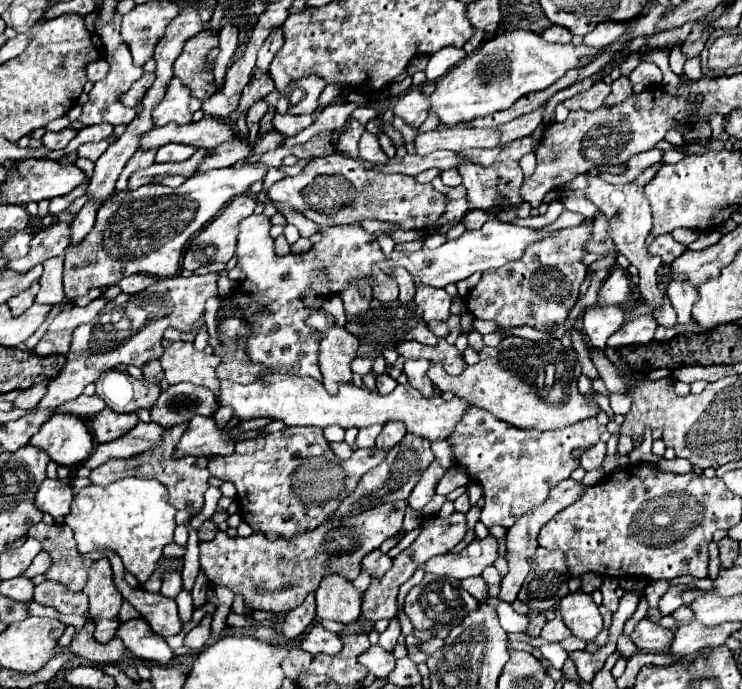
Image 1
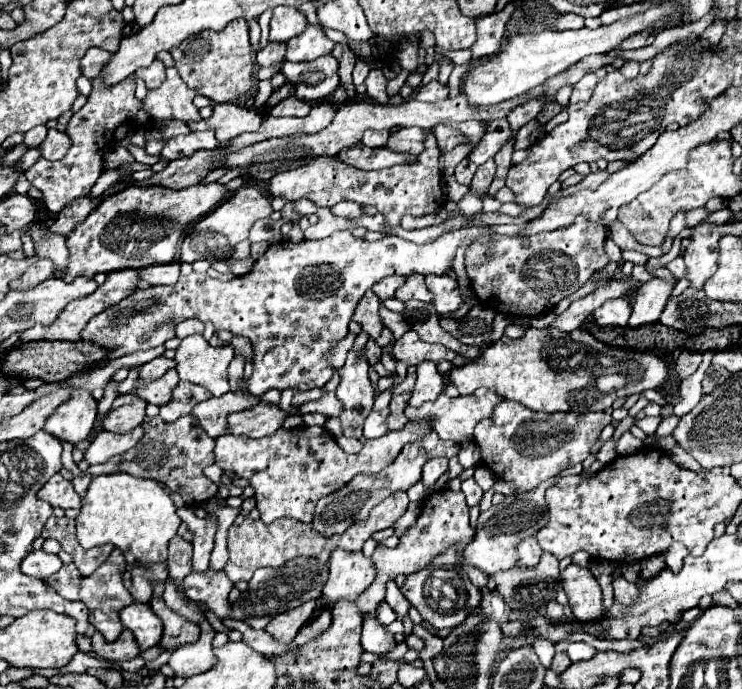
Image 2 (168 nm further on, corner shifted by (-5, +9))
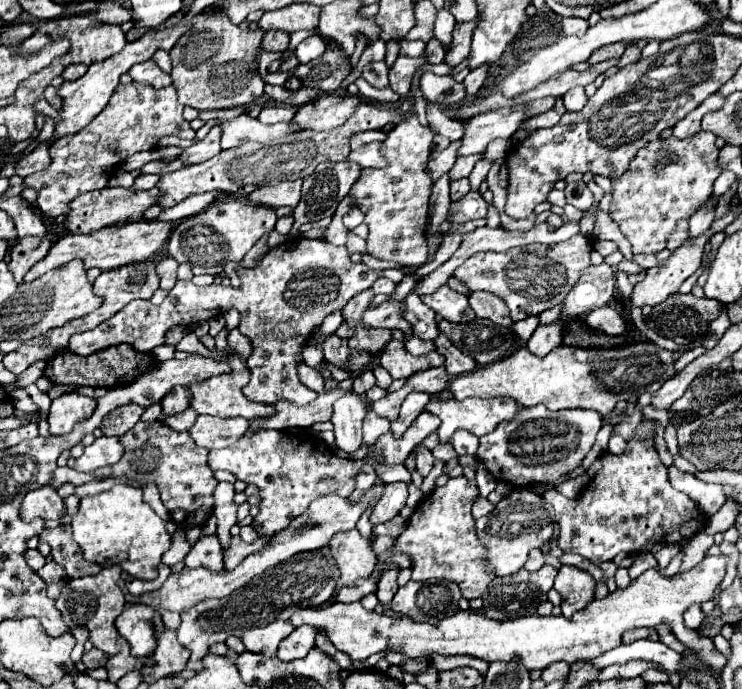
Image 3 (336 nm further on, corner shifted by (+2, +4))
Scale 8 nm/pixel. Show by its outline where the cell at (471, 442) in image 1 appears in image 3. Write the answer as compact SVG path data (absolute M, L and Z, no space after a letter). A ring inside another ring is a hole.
M545 406L523 408L511 422L501 422L493 432L479 438L477 458L491 472L497 482L507 482L515 488L525 488L539 482L557 482L561 476L573 472L581 466L585 454L591 450L599 428L603 426L603 418L595 410L557 410L551 412Z

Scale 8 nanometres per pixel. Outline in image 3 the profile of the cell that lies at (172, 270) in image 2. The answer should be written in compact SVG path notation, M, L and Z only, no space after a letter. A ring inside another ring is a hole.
M163 258L159 264L157 264L157 274L159 274L159 280L161 280L161 288L163 290L171 290L177 282L177 262L173 258Z

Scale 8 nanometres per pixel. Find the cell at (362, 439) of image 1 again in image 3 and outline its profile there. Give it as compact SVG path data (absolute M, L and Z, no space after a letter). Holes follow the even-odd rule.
M369 410L365 420L363 420L363 444L371 446L387 430L389 430L389 420L387 418L379 418L373 410Z

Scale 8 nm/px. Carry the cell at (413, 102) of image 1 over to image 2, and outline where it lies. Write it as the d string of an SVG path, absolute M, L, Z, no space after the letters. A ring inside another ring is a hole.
M438 79L430 81L428 85L422 85L416 93L416 101L426 101L426 103L436 103L436 101L444 101L448 97L450 89L448 85L442 85Z

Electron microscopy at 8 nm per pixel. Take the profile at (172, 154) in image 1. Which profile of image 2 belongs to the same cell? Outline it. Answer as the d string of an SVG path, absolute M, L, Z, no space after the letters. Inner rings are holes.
M212 131L180 135L180 137L168 139L160 157L166 159L166 161L174 161L174 159L182 159L182 157L192 157L196 151L212 151L218 145L220 143L218 143L218 139L214 137Z

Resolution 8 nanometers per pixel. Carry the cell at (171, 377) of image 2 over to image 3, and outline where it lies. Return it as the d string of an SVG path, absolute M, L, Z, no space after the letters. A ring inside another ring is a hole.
M175 386L175 390L169 390L169 394L163 396L161 400L161 408L163 414L179 414L189 406L191 400L191 392L183 386Z

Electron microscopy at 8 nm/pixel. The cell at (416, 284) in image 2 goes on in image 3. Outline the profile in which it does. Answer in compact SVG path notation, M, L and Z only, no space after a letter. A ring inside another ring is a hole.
M409 292L403 300L403 318L411 324L413 332L423 340L433 340L439 334L435 312L417 296L415 292Z

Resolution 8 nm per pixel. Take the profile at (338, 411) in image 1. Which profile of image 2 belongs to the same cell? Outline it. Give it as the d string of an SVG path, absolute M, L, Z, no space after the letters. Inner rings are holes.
M480 387L472 395L456 397L456 399L450 399L446 393L440 393L440 397L434 403L424 403L418 409L414 409L414 407L408 405L406 407L406 417L408 419L424 419L428 415L434 415L436 417L434 419L434 431L440 435L440 439L450 439L454 443L466 443L474 435L474 425L478 425L482 419L492 417L494 407L500 401L502 401L502 397L494 389L486 389L486 387Z

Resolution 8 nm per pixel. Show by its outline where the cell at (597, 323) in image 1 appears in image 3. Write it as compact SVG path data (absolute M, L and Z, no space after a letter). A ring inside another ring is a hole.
M609 304L603 308L595 308L593 312L587 314L585 322L589 324L589 328L593 330L601 330L605 334L611 336L619 336L626 332L626 321L615 308L611 308Z

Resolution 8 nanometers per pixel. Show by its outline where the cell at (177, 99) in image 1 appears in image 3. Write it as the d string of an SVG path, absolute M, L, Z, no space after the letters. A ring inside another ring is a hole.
M131 82L117 86L105 110L77 134L57 138L51 148L51 164L43 172L35 172L23 180L27 188L37 192L37 206L47 218L67 214L67 204L83 192L107 186L107 172L115 164L139 150L151 150L163 136L195 138L195 130L183 118L183 104L177 102L173 86L153 90L151 86Z

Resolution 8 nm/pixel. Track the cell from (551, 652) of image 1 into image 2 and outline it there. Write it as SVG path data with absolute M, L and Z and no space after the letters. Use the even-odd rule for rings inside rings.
M570 643L566 653L572 661L582 661L582 659L592 659L596 655L596 649L586 643Z

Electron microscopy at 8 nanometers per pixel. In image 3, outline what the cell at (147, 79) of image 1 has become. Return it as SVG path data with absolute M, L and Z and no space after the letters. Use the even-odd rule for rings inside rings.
M147 60L143 64L135 64L131 70L129 70L129 76L135 80L135 82L147 82L151 84L153 88L165 88L171 84L171 76L165 74L153 60Z

